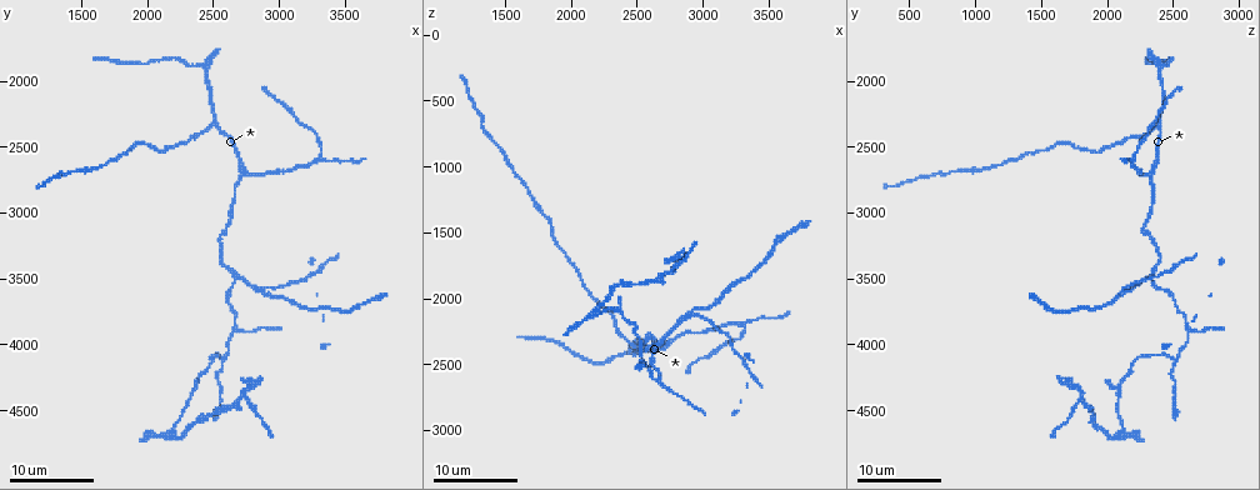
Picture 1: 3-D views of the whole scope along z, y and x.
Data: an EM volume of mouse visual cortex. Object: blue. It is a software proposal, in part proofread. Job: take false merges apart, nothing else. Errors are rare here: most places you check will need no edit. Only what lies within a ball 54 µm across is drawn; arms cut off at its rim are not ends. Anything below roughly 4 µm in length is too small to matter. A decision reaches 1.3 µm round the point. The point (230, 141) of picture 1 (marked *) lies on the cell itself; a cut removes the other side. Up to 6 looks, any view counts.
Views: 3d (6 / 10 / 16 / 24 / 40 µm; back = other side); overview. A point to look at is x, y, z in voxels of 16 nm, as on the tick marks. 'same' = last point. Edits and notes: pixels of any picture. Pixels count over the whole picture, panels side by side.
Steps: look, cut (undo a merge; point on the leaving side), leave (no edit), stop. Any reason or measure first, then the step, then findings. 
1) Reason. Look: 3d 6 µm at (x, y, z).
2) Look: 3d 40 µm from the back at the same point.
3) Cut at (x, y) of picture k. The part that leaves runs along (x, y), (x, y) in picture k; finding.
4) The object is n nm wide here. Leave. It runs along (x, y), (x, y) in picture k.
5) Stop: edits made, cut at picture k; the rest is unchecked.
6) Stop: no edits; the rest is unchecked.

Branch point. Look: 3d 24 µm at (2860, 3560, 2120).

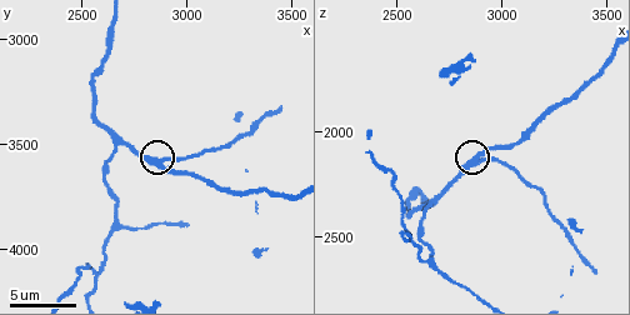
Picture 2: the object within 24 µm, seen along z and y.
Look: 3d 10 µm at (2880, 3590, 2120).

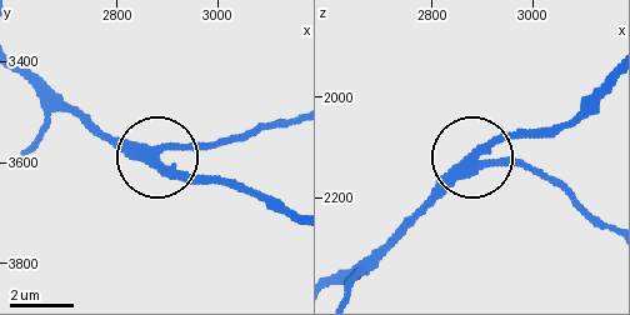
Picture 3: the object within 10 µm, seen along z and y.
Leave. It runs along (23, 66), (104, 134), (151, 148), (176, 171), (214, 183) in picture 3; one cell here.

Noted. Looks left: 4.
Two arms in line, one across. Look: 3d 16 µm at (2670, 3500, 2320).

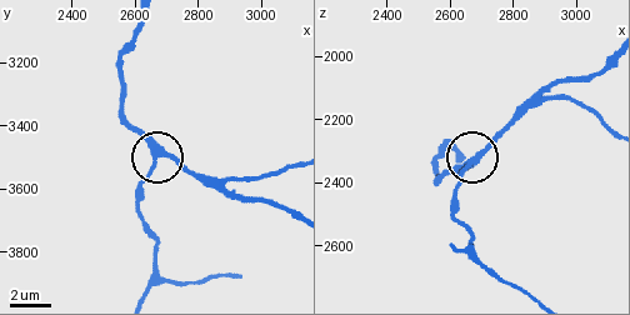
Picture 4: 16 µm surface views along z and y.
3 arms meet here. Leave. It runs along (143, 21), (119, 61), (126, 118), (154, 156), (203, 176) in picture 4; one cell here.

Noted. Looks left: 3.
Three-way junction. Look: 3d 10 µm at (2670, 3890, 2610).

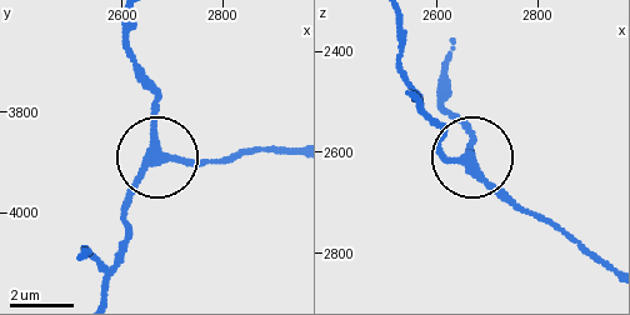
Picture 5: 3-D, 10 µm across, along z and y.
Look: 3d 6 µm at (2660, 3895, 2620).

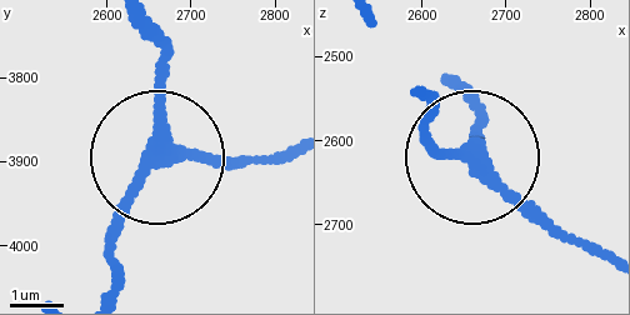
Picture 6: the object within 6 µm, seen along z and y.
Leave. It runs along (145, 29), (163, 159), (275, 163) in picture 6; continuous, no second cell.

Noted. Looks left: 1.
Stop: no edits; the rest is unchecked.

